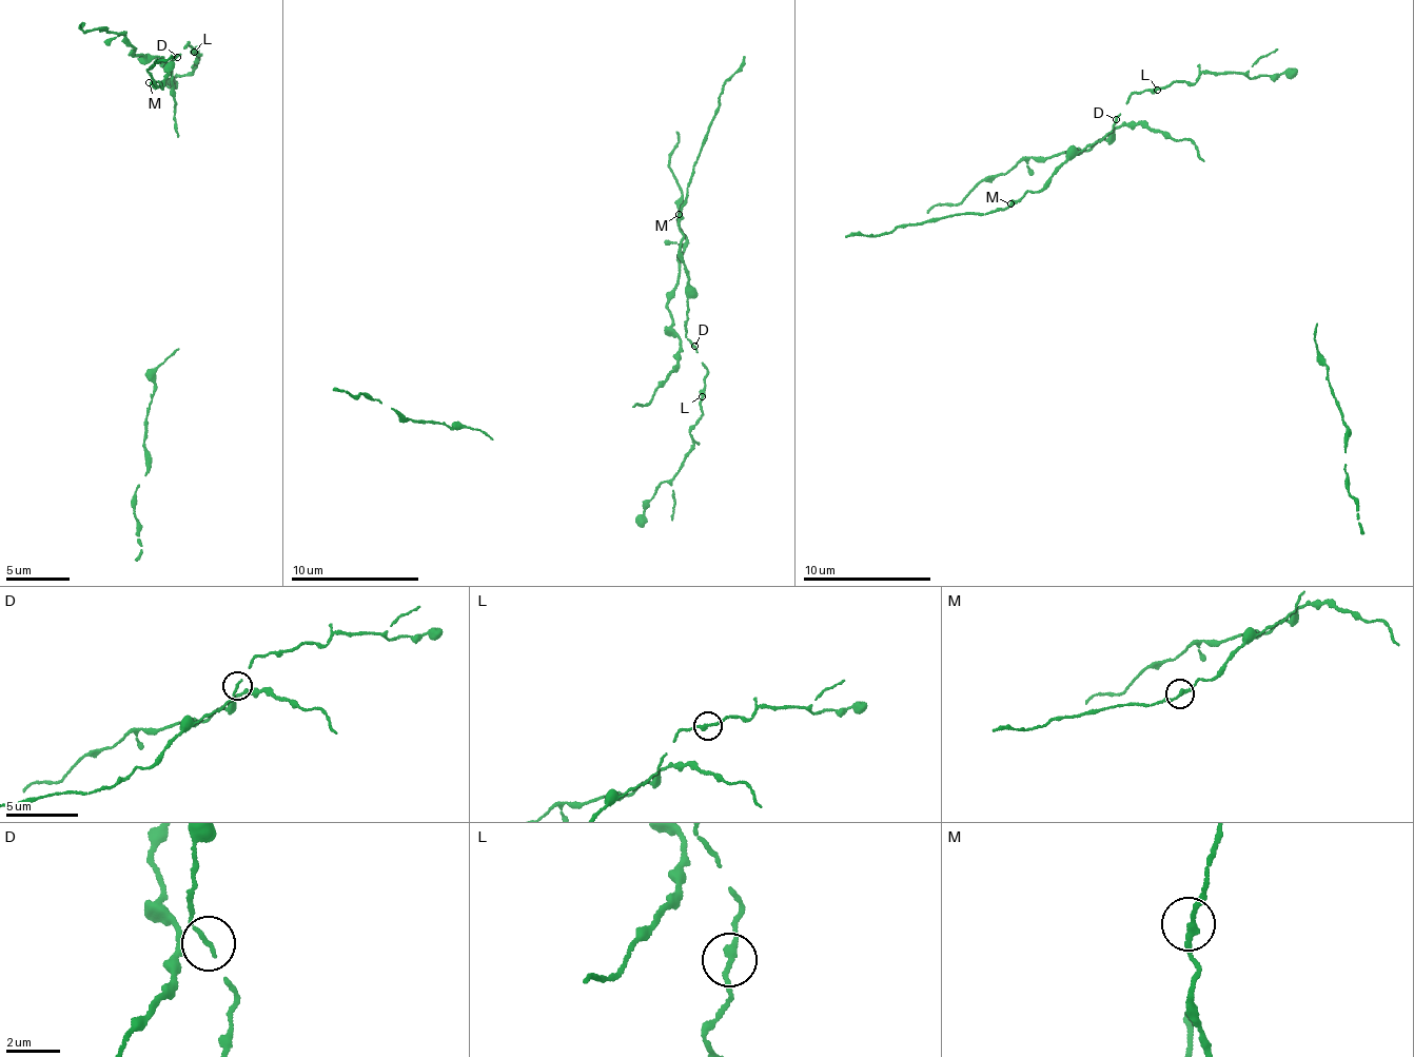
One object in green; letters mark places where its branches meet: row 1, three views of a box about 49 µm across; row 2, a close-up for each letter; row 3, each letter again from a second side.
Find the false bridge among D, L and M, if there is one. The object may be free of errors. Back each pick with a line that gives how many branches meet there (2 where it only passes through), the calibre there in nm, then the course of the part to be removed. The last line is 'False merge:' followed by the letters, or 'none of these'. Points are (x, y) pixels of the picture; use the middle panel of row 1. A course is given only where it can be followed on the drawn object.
False merge: none of these

